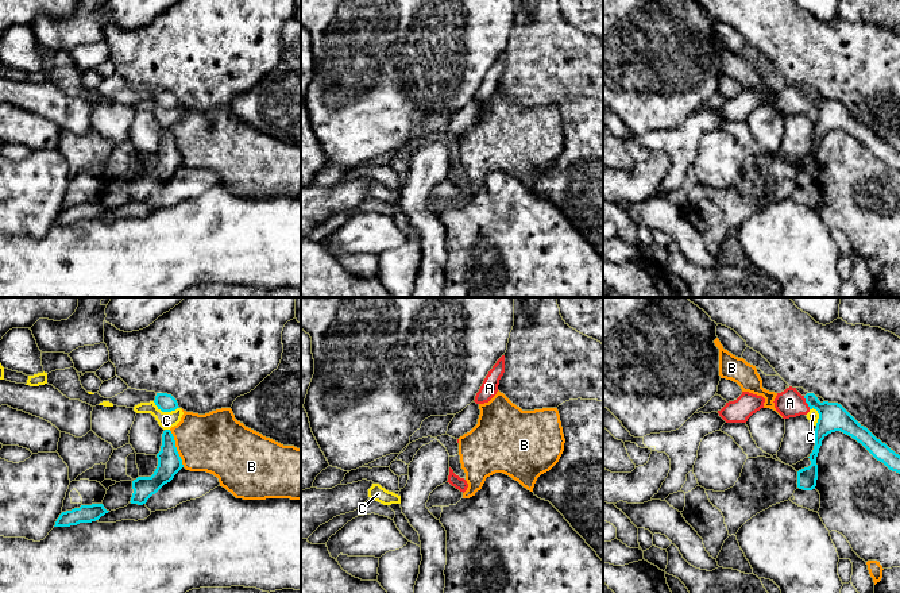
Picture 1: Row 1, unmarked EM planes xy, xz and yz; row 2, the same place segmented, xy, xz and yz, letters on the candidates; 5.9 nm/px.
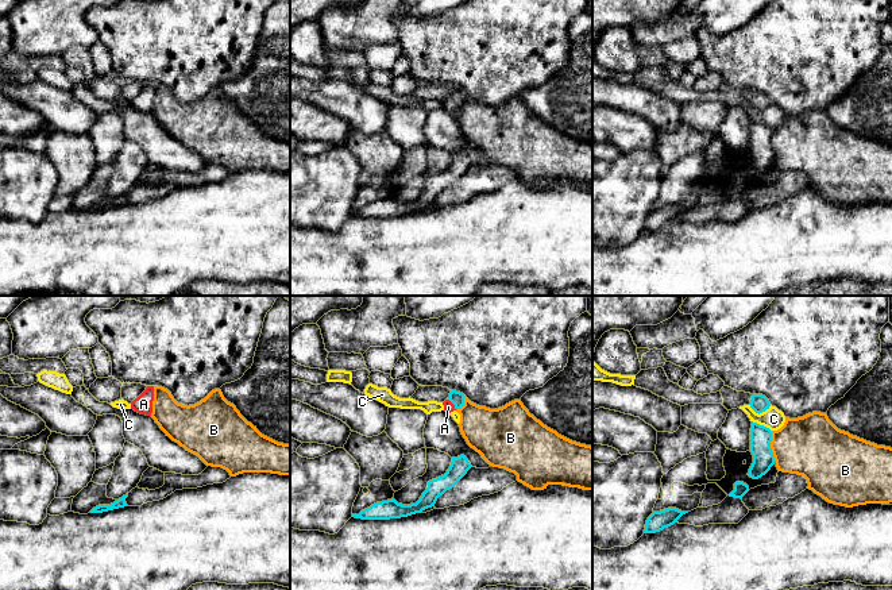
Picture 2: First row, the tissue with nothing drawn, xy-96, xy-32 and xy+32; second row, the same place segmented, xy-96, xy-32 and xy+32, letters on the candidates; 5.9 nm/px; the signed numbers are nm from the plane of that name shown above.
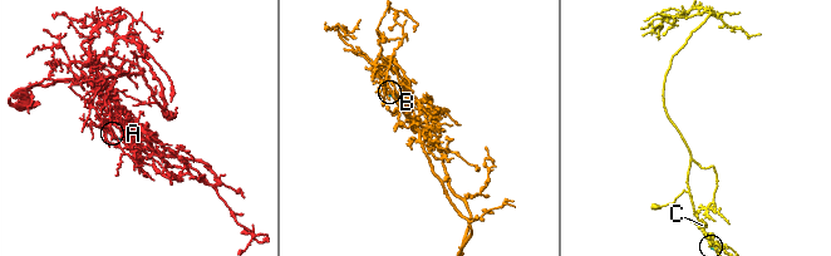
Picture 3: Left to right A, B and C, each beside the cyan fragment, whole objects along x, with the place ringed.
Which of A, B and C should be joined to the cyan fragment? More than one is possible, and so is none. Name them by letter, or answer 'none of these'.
A

